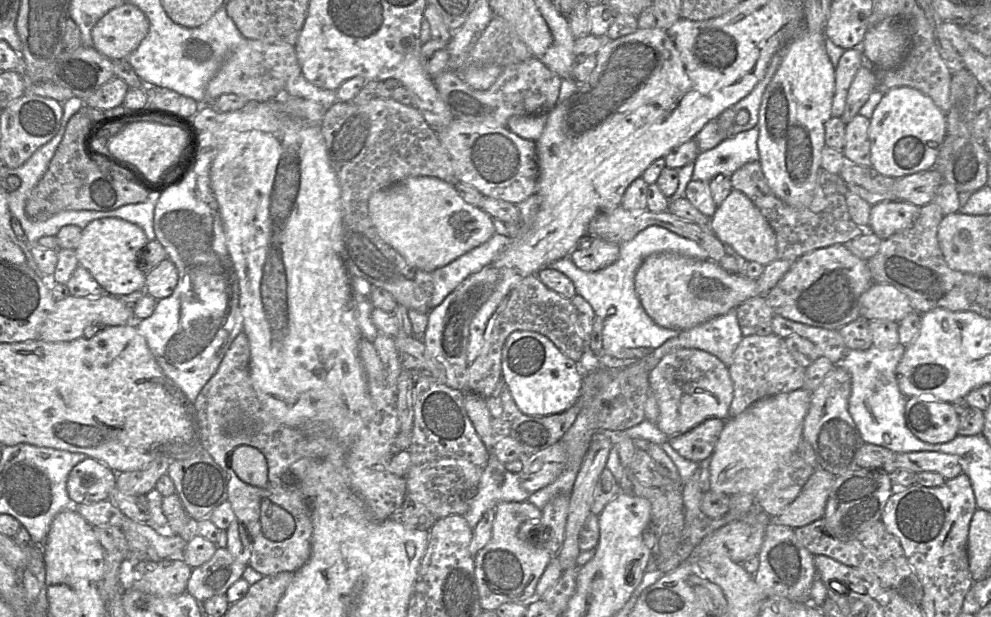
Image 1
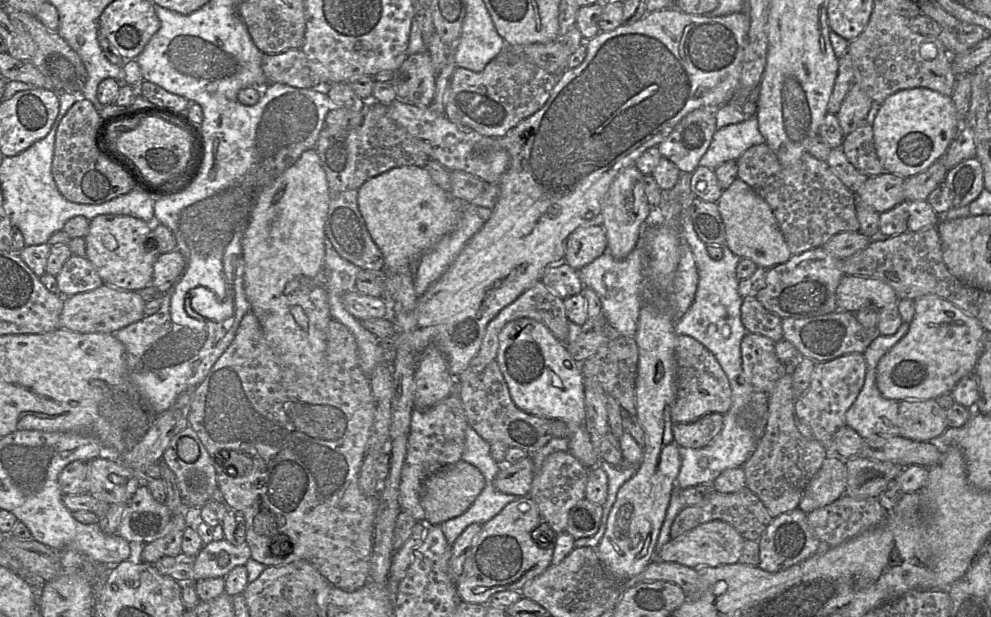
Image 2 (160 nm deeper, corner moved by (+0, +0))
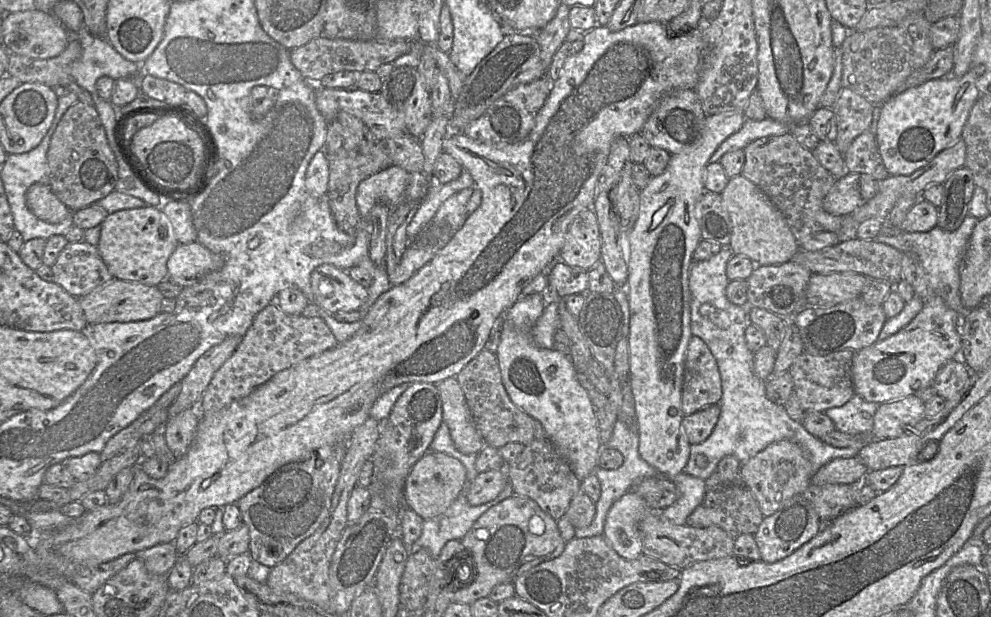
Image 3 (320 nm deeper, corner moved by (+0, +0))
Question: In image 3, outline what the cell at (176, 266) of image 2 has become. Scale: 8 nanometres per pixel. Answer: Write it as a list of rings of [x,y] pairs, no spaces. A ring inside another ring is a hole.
[[[197,241],[179,244],[167,261],[168,279],[182,287],[197,283],[224,265],[222,255],[211,252]]]

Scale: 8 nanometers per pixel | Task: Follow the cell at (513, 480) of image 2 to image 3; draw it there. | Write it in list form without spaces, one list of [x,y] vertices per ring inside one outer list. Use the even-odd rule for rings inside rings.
[[[505,470],[479,473],[472,483],[467,499],[471,506],[479,506],[495,499],[508,483]]]

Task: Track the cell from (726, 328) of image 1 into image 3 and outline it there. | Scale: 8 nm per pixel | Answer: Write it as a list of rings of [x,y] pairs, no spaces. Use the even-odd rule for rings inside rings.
[[[722,247],[708,260],[693,260],[689,270],[691,334],[702,339],[716,359],[721,377],[722,398],[719,402],[720,416],[714,430],[704,442],[690,446],[689,460],[683,472],[705,481],[725,456],[734,456],[741,463],[745,463],[771,443],[781,440],[791,440],[806,450],[813,467],[813,474],[836,458],[857,456],[861,449],[838,448],[824,443],[809,433],[802,424],[792,420],[783,405],[777,405],[767,398],[766,381],[756,375],[753,367],[754,353],[748,349],[745,341],[745,331],[750,324],[749,308],[735,305],[726,297],[726,287],[729,283],[726,266],[733,254],[729,247]],[[717,311],[726,313],[731,321],[726,330],[718,328],[713,322],[713,318],[718,315]],[[698,454],[707,457],[708,465],[704,469],[696,465]]]

